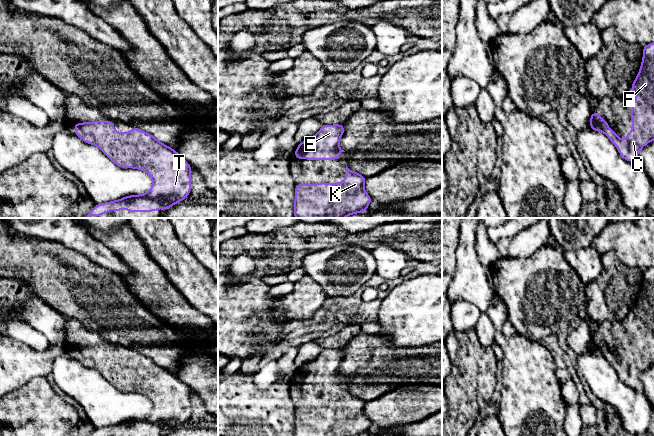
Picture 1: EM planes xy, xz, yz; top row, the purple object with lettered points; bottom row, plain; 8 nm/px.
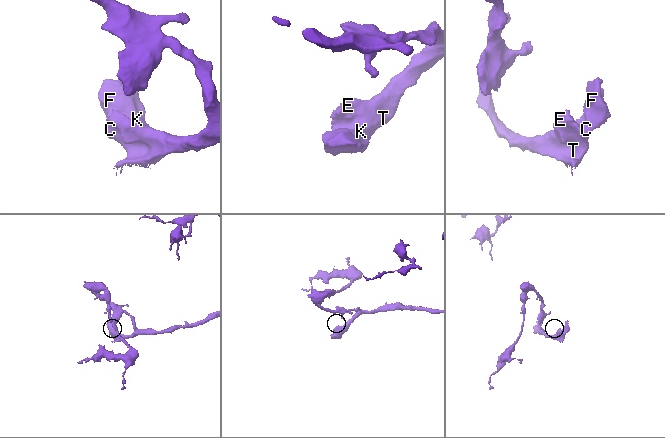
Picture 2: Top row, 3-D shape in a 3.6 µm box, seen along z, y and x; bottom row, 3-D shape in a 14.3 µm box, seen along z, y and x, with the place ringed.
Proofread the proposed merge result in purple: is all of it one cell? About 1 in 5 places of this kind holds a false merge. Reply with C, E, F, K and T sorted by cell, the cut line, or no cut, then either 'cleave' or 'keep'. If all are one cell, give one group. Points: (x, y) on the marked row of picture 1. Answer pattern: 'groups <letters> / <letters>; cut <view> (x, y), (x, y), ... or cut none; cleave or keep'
groups C E F K T; cut none; keep

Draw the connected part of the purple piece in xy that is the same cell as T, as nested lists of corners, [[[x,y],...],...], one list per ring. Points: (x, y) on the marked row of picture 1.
[[[113,121],[76,123],[75,135],[96,145],[121,168],[140,169],[152,177],[152,189],[116,201],[95,205],[87,216],[100,216],[111,210],[150,212],[168,209],[188,197],[191,191],[190,165],[176,150],[138,128],[127,133],[114,129]]]

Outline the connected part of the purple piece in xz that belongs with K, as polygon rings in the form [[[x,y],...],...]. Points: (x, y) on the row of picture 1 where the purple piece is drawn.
[[[347,165],[345,180],[341,183],[329,184],[321,182],[318,184],[297,184],[295,187],[294,214],[295,218],[345,218],[348,215],[364,212],[372,198],[365,192],[364,183],[366,178],[352,170]]]

